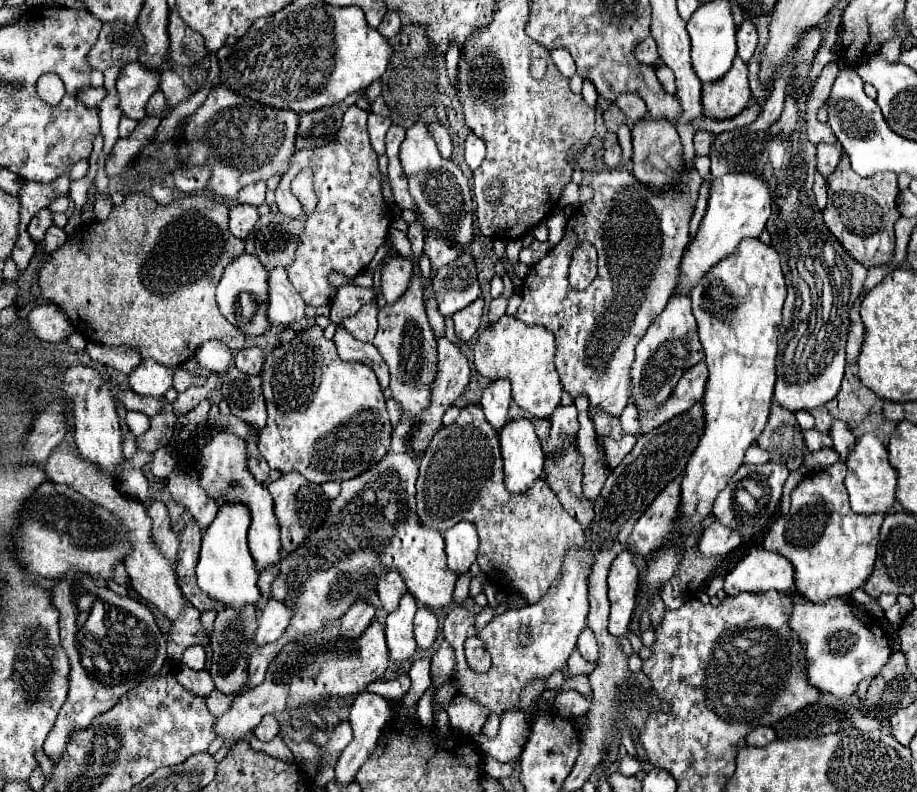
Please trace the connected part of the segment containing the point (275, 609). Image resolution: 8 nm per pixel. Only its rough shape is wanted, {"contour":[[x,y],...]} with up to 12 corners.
{"contour":[[269,598],[257,614],[255,644],[275,642],[293,610]]}

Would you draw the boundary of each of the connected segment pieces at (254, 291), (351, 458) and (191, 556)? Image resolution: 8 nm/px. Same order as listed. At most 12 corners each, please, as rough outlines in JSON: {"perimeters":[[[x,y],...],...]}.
{"perimeters":[[[249,254],[217,286],[223,316],[245,336],[269,332],[269,272]],[[319,326],[265,356],[259,452],[317,484],[375,466],[375,372]],[[189,520],[179,538],[177,576],[183,596],[199,610],[225,606],[195,582],[201,528]]]}

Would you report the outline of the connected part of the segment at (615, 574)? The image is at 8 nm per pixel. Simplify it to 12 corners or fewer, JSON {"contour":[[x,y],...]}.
{"contour":[[627,550],[607,582],[609,634],[627,636],[639,570]]}

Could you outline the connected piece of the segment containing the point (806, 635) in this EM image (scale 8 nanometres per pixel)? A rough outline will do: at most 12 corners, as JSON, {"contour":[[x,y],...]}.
{"contour":[[797,594],[809,682],[855,694],[891,654],[873,614]]}

